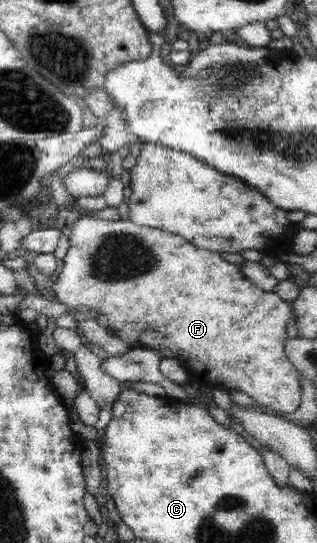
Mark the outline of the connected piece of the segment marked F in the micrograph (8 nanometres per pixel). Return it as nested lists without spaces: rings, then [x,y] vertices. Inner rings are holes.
[[[75,215],[71,217],[66,228],[66,234],[69,239],[69,248],[61,261],[60,271],[57,273],[56,280],[51,284],[51,293],[55,296],[55,301],[66,306],[67,312],[75,313],[79,318],[86,319],[85,313],[90,313],[89,320],[95,321],[97,325],[103,327],[115,337],[119,337],[129,350],[135,347],[145,347],[155,351],[160,359],[173,358],[181,362],[181,366],[186,369],[188,374],[194,376],[194,382],[199,386],[206,386],[209,390],[219,388],[227,392],[239,391],[254,400],[253,406],[260,412],[269,413],[282,418],[285,414],[293,414],[301,404],[301,385],[300,376],[297,369],[291,364],[291,361],[285,354],[285,343],[289,340],[287,336],[287,323],[292,317],[292,307],[290,303],[284,302],[277,294],[264,292],[245,276],[239,266],[225,261],[219,253],[209,252],[205,249],[199,249],[195,245],[185,241],[177,235],[166,233],[165,231],[149,228],[146,226],[137,226],[130,219],[108,220],[84,215]],[[169,350],[173,357],[168,357],[163,352]]]

